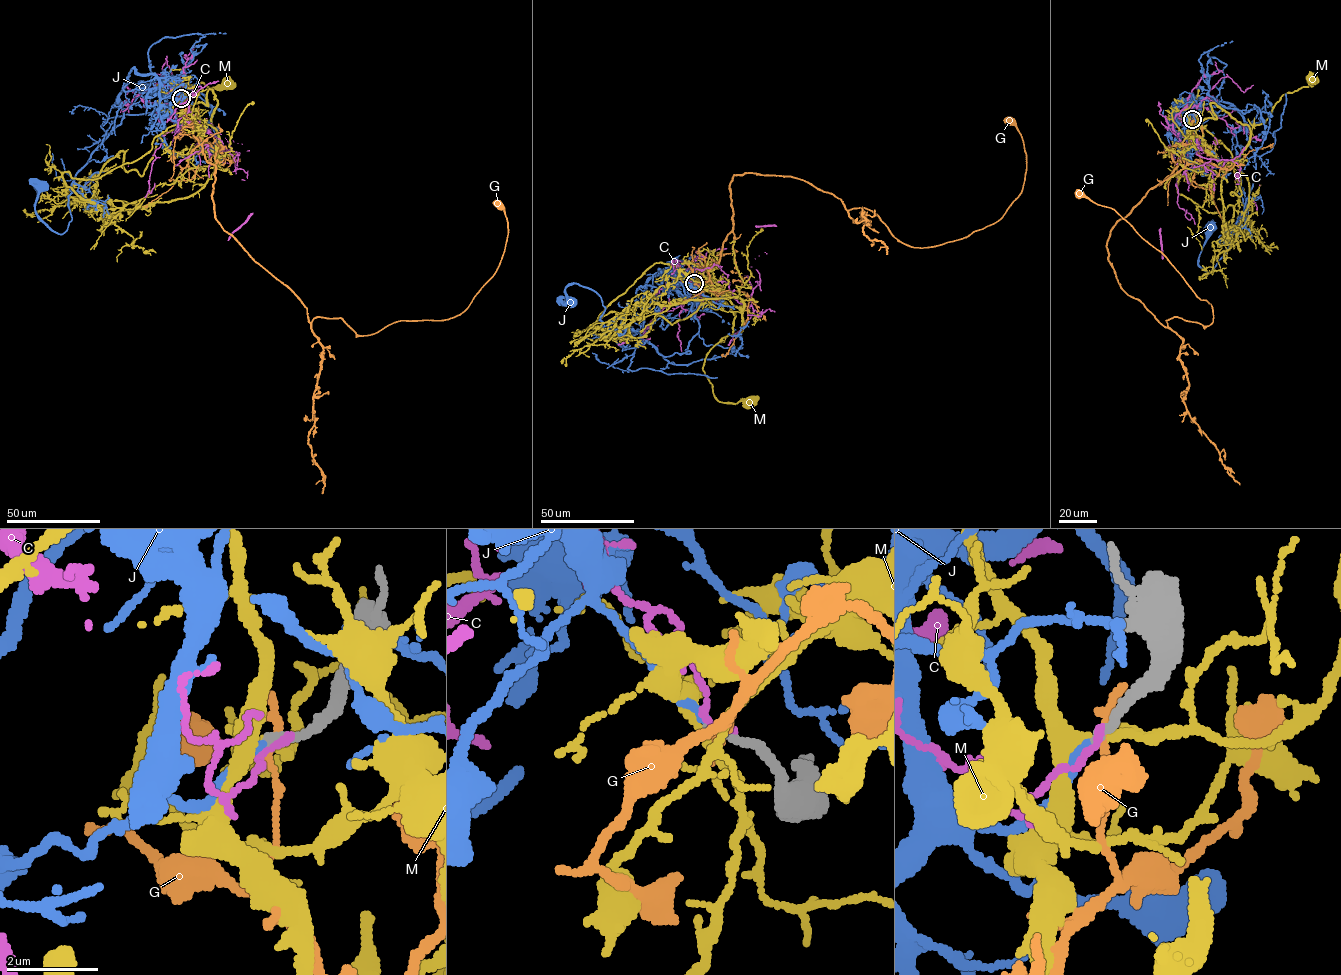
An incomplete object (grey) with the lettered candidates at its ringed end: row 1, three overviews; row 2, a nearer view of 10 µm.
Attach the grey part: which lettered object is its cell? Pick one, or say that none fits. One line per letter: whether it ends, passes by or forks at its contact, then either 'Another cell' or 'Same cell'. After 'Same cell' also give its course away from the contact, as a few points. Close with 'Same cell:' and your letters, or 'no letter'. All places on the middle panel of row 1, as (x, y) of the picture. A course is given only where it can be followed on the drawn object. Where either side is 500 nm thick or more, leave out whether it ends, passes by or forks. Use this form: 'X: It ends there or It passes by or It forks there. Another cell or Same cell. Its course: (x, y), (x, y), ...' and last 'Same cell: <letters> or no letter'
C: It ends there. Another cell
G: It ends there. Another cell
J: It ends there. Same cell. Its course: (695, 283), (688, 279), (687, 294), (659, 296), (636, 347), (606, 336), (595, 291), (572, 284), (570, 302)
M: It forks there. Another cell
Same cell: J

